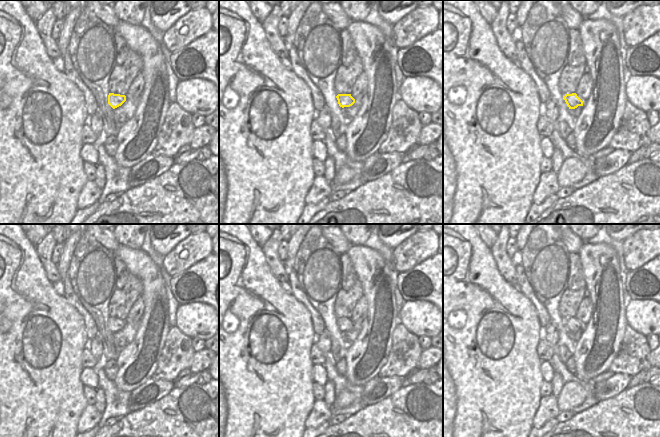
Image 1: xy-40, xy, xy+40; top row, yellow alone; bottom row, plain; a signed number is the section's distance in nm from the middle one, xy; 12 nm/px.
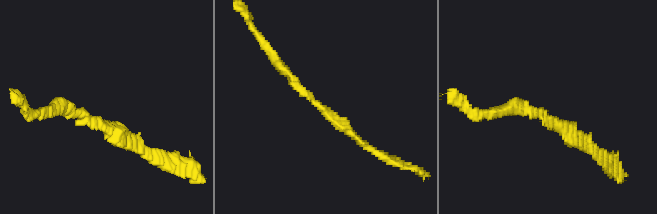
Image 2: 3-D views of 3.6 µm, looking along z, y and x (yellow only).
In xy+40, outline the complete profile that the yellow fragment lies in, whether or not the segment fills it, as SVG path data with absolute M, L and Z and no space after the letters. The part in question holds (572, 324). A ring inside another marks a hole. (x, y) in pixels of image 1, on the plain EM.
M576 317L565 318L564 324L569 333L575 333L578 330L583 330L583 325L577 320Z

